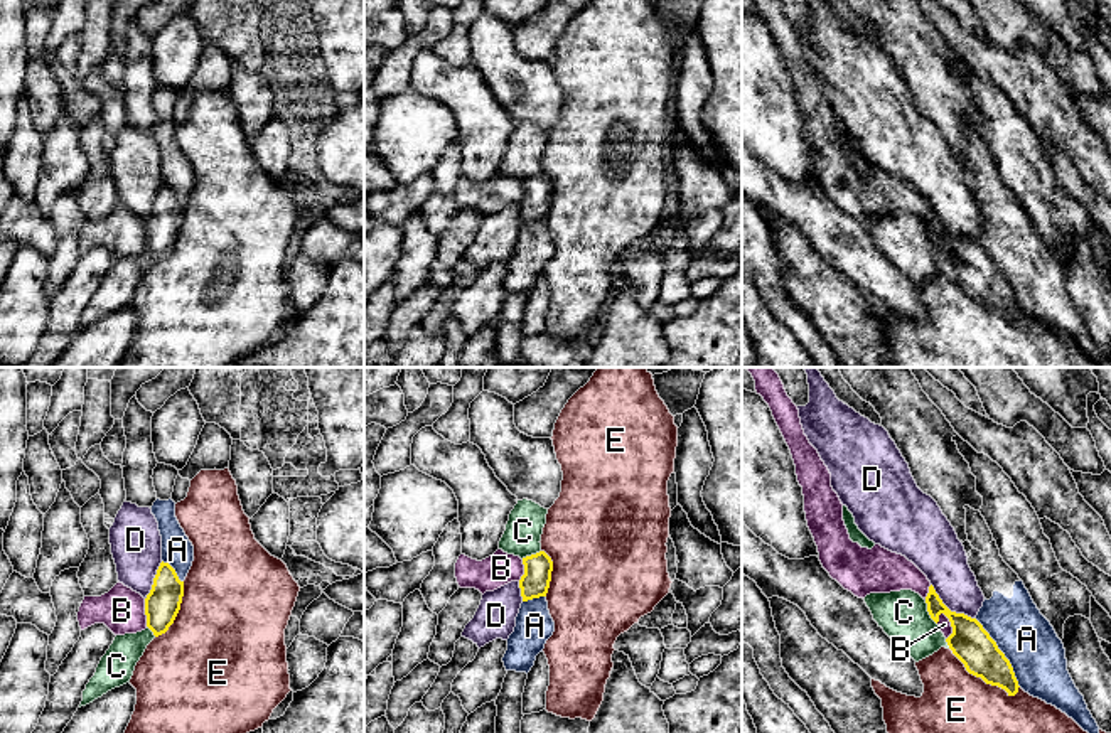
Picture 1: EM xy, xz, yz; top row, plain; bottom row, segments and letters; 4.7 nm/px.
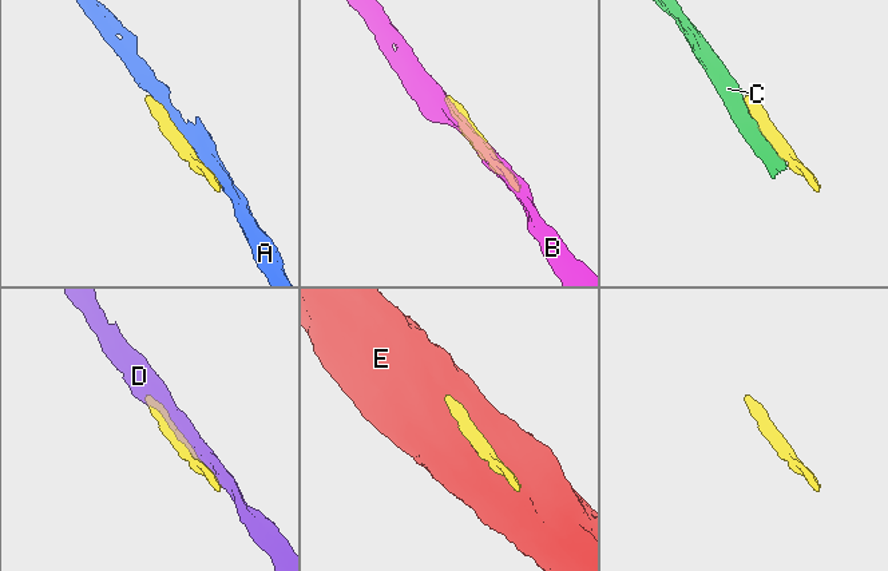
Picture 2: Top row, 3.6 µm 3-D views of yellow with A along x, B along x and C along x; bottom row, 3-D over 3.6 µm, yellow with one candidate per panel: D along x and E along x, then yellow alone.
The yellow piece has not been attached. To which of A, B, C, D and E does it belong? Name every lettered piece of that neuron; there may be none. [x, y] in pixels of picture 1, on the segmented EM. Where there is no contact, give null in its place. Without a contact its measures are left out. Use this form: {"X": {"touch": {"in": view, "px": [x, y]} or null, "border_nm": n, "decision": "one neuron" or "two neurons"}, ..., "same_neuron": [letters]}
{"A": {"touch": {"in": "yz", "px": [1002, 652]}, "border_nm": 400, "decision": "two neurons"}, "B": {"touch": {"in": "yz", "px": [951, 625]}, "border_nm": 140, "decision": "two neurons"}, "C": {"touch": {"in": "yz", "px": [928, 610]}, "border_nm": 130, "decision": "one neuron"}, "D": {"touch": {"in": "yz", "px": [948, 609]}, "border_nm": 280, "decision": "two neurons"}, "E": {"touch": {"in": "yz", "px": [982, 678]}, "border_nm": 400, "decision": "two neurons"}, "same_neuron": ["C"]}

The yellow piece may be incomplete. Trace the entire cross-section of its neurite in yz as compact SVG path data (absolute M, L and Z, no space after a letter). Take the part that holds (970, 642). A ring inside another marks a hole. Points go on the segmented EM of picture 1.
M932 585L926 598L912 590L900 590L870 593L863 600L878 627L915 662L946 647L969 674L1005 689L1008 696L1018 693L1013 667L996 642L976 618L951 612ZM941 613L953 627L947 639L937 625Z

